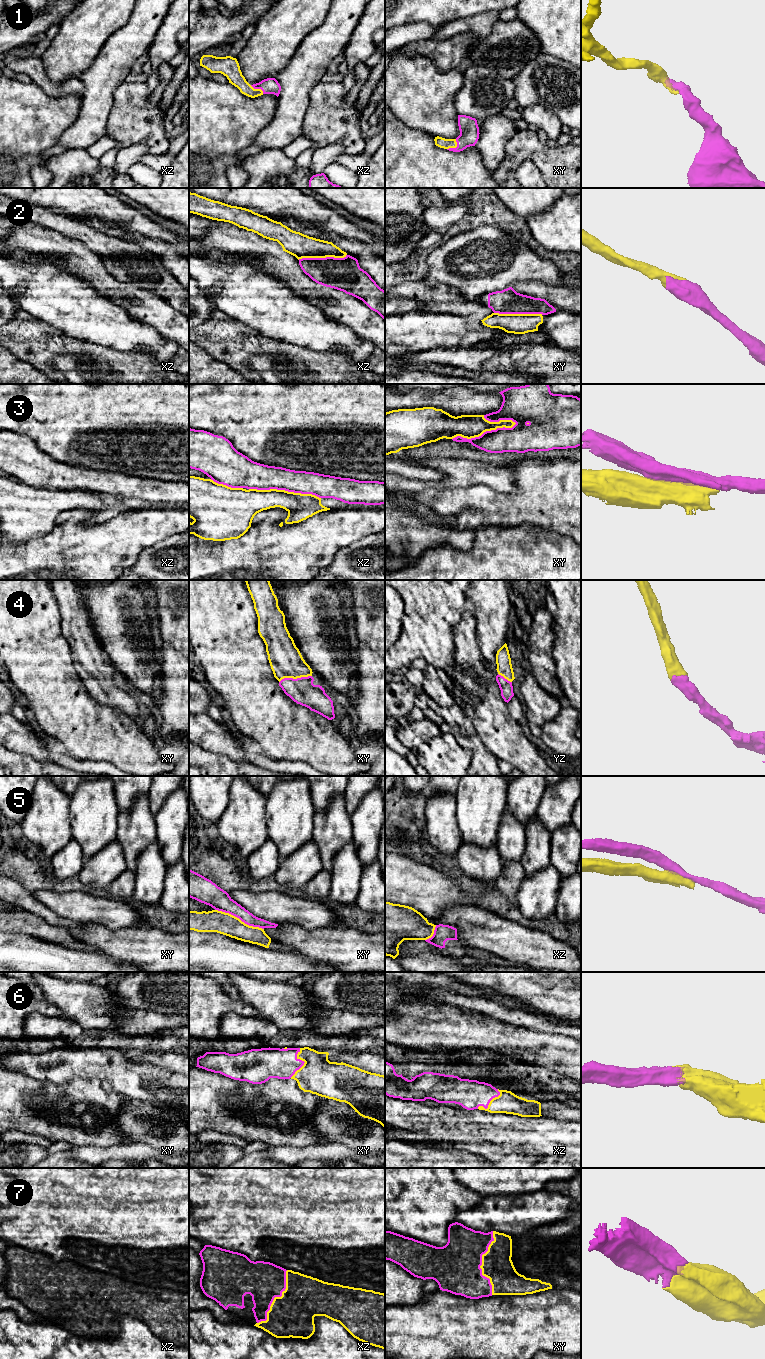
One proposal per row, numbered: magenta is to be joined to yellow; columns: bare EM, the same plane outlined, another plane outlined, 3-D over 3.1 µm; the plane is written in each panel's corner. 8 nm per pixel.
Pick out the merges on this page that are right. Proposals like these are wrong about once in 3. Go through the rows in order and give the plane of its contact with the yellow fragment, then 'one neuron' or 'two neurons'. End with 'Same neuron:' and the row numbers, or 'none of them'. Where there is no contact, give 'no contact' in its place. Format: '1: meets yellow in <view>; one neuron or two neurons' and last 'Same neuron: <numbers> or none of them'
1: meets yellow in xy; one neuron
2: meets yellow in xz; one neuron
3: meets yellow in xy; two neurons
4: meets yellow in xy; one neuron
5: meets yellow in xy; two neurons
6: meets yellow in xy; one neuron
7: meets yellow in xy; one neuron
Same neuron: 1, 2, 4, 6, 7

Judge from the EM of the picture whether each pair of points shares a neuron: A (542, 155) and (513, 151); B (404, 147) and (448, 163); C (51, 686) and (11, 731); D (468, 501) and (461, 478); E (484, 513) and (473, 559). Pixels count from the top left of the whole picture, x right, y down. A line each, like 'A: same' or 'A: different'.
A: same
B: same
C: different
D: different
E: different

